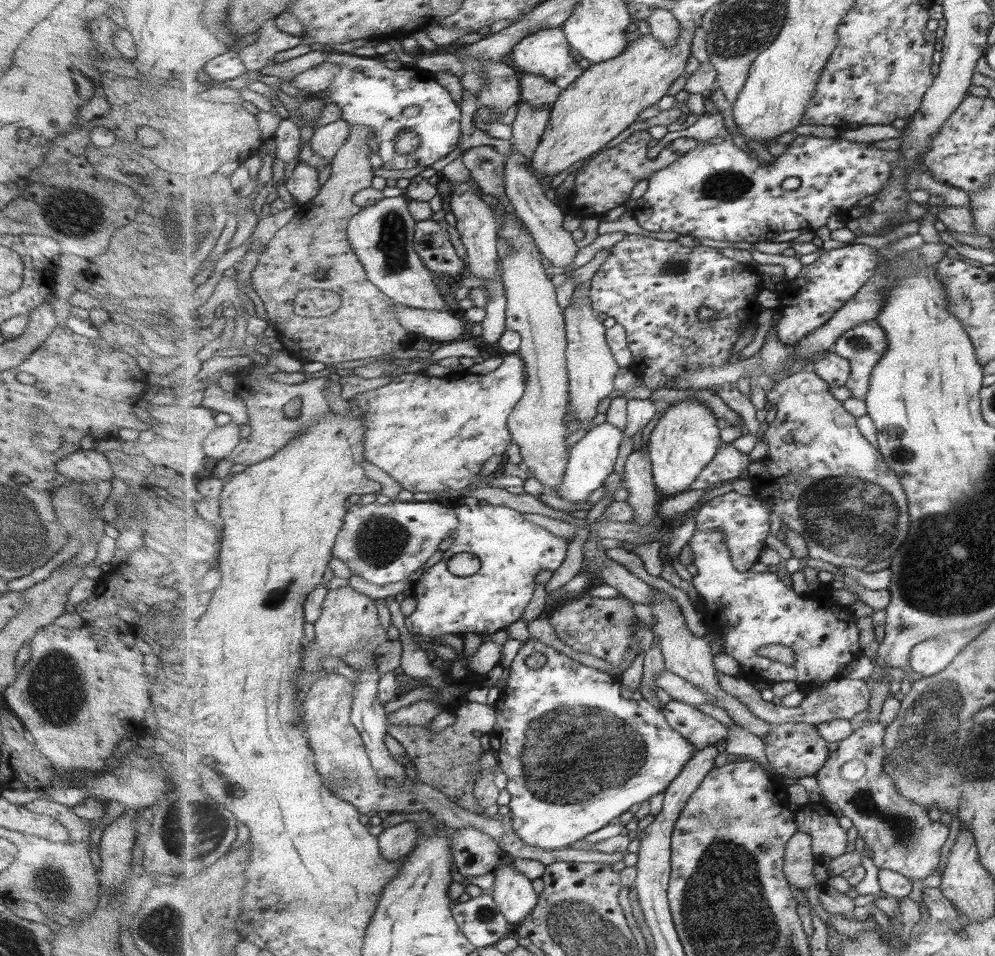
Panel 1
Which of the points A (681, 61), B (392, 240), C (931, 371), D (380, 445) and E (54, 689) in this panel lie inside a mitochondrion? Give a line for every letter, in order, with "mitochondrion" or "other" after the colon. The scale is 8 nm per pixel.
A: other
B: mitochondrion
C: other
D: other
E: mitochondrion

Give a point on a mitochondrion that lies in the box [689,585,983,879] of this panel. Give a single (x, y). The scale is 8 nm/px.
(903, 828)

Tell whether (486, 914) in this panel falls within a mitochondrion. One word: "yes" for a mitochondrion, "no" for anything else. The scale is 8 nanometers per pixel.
yes

